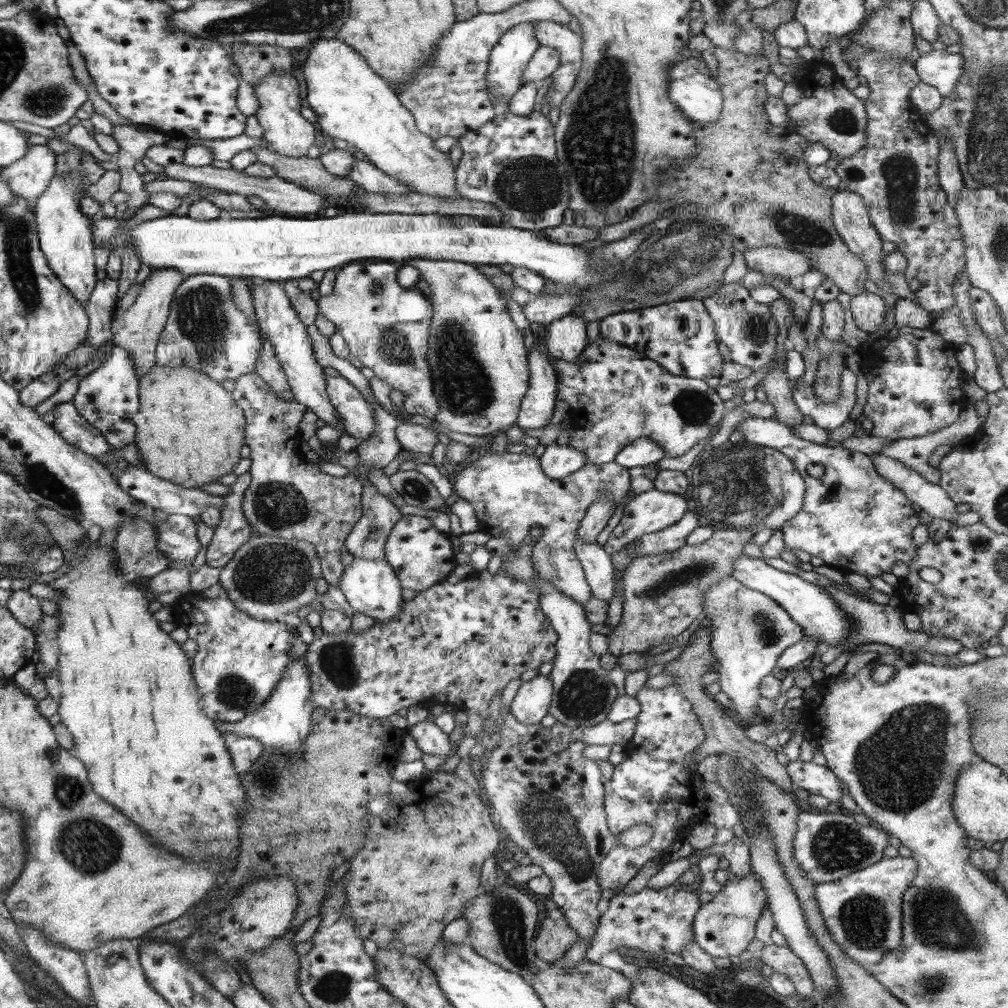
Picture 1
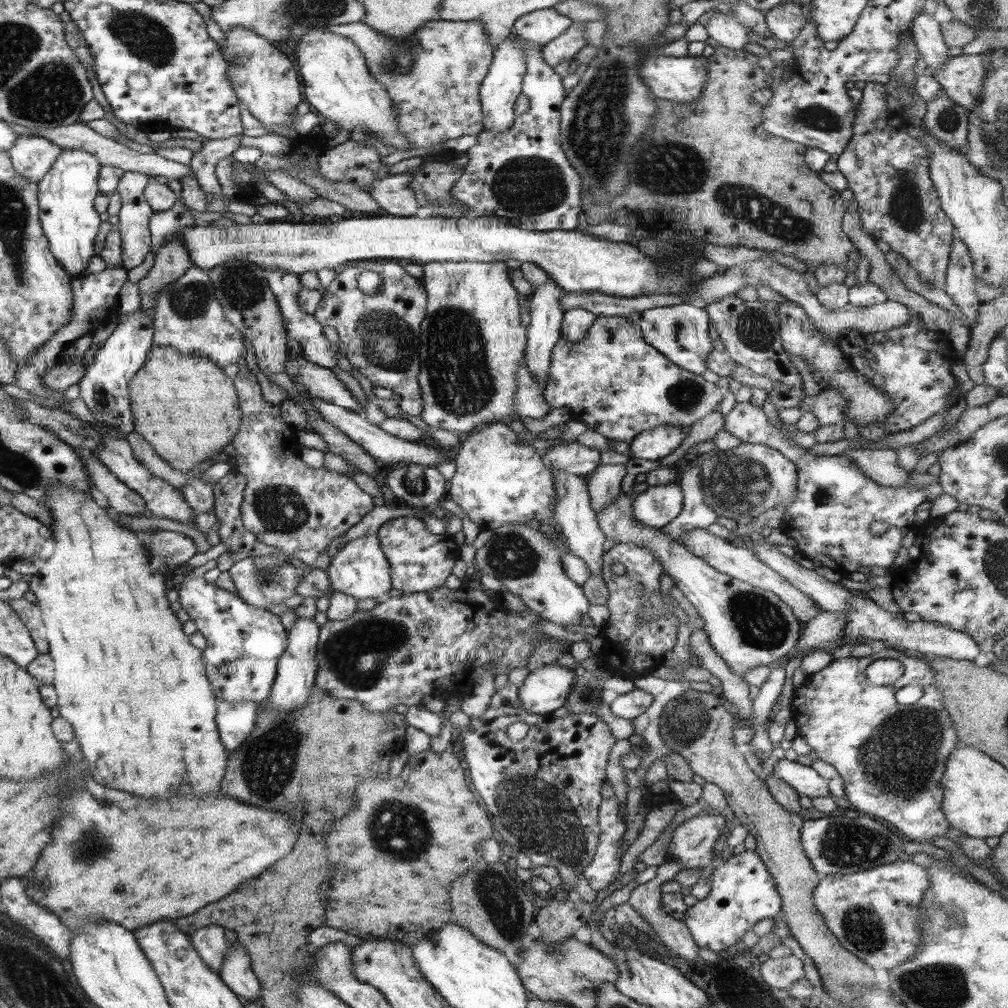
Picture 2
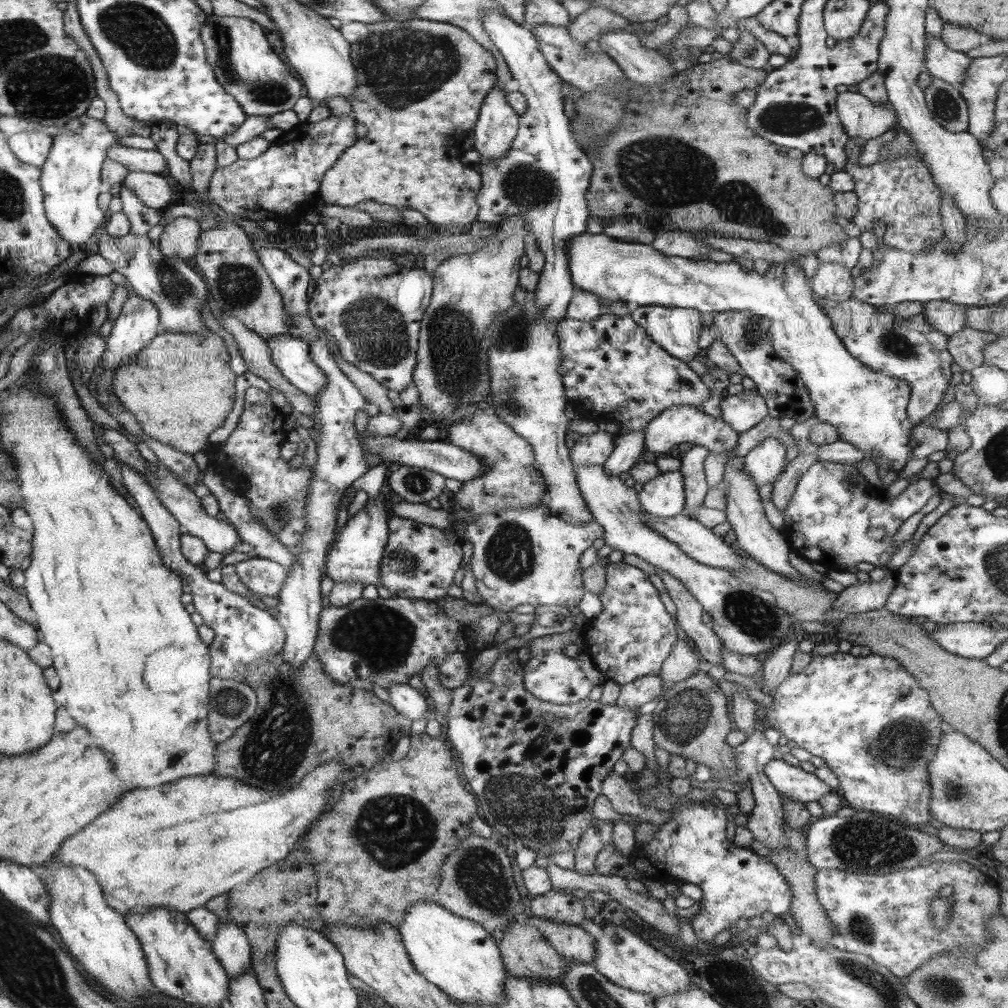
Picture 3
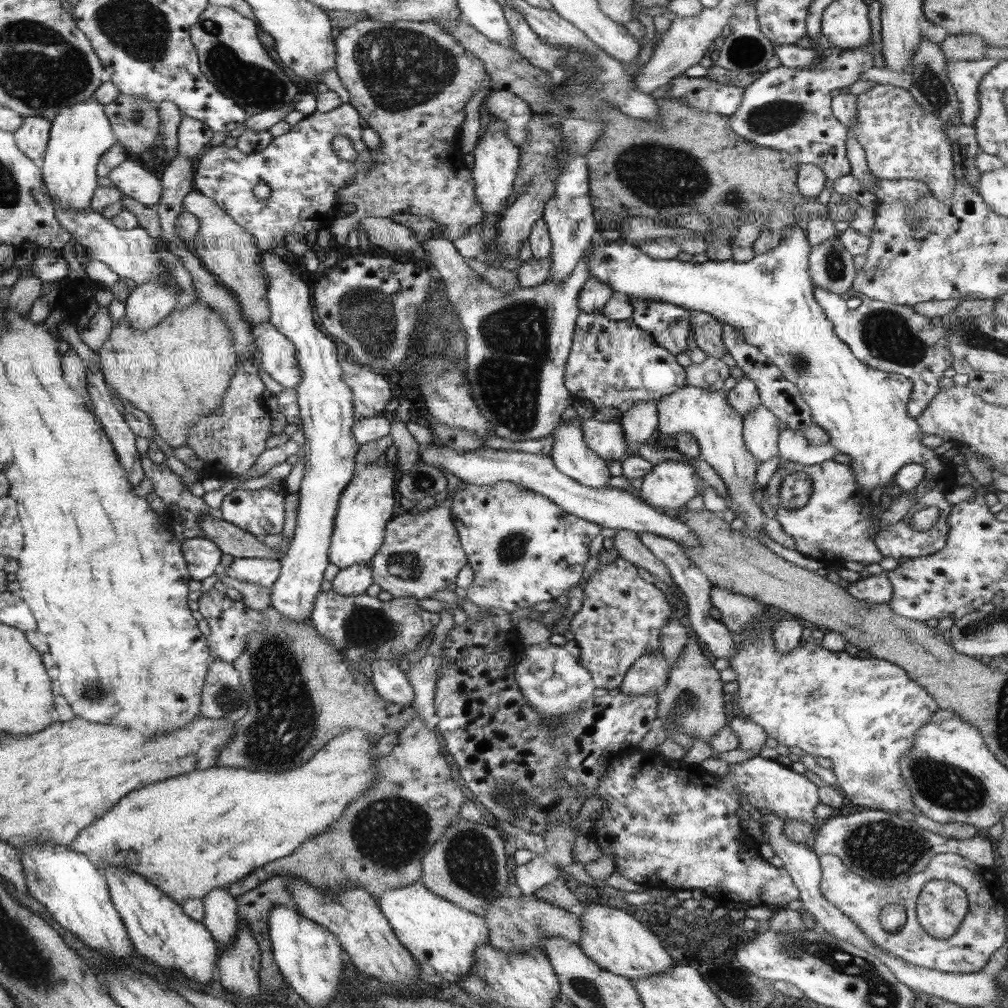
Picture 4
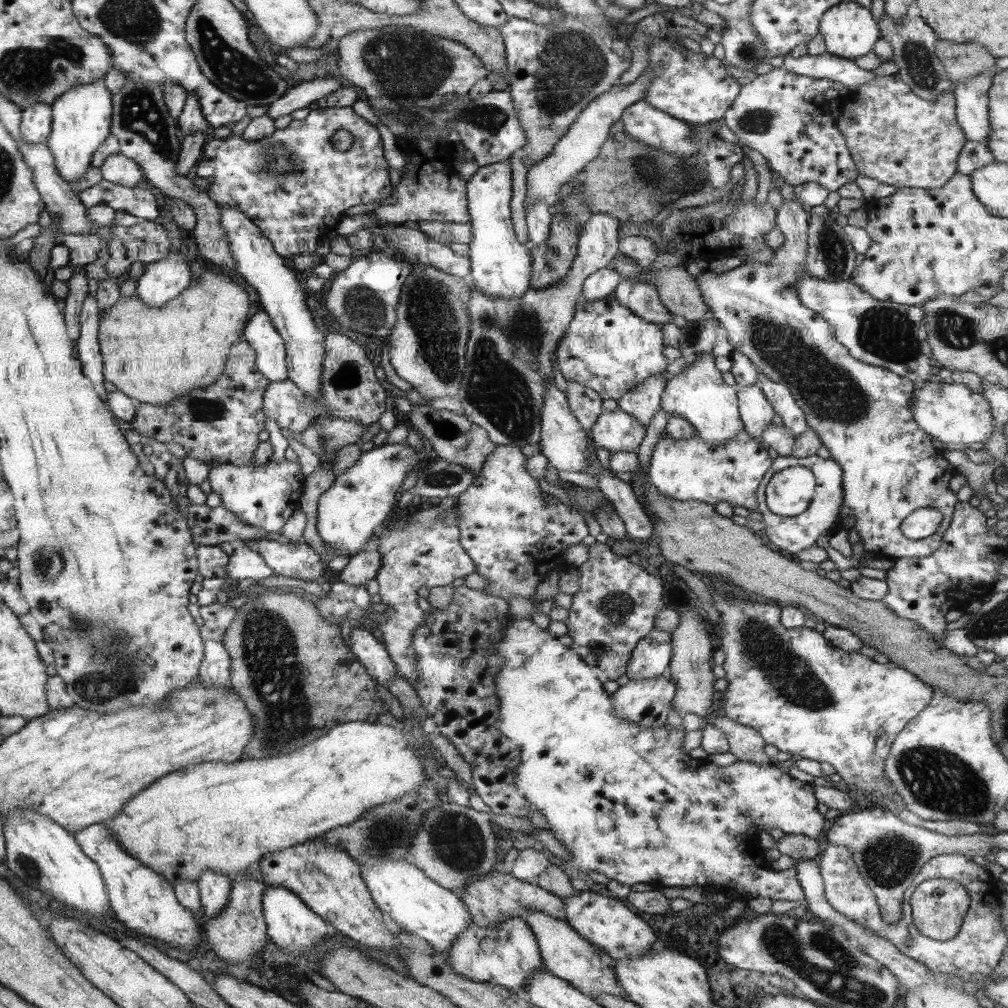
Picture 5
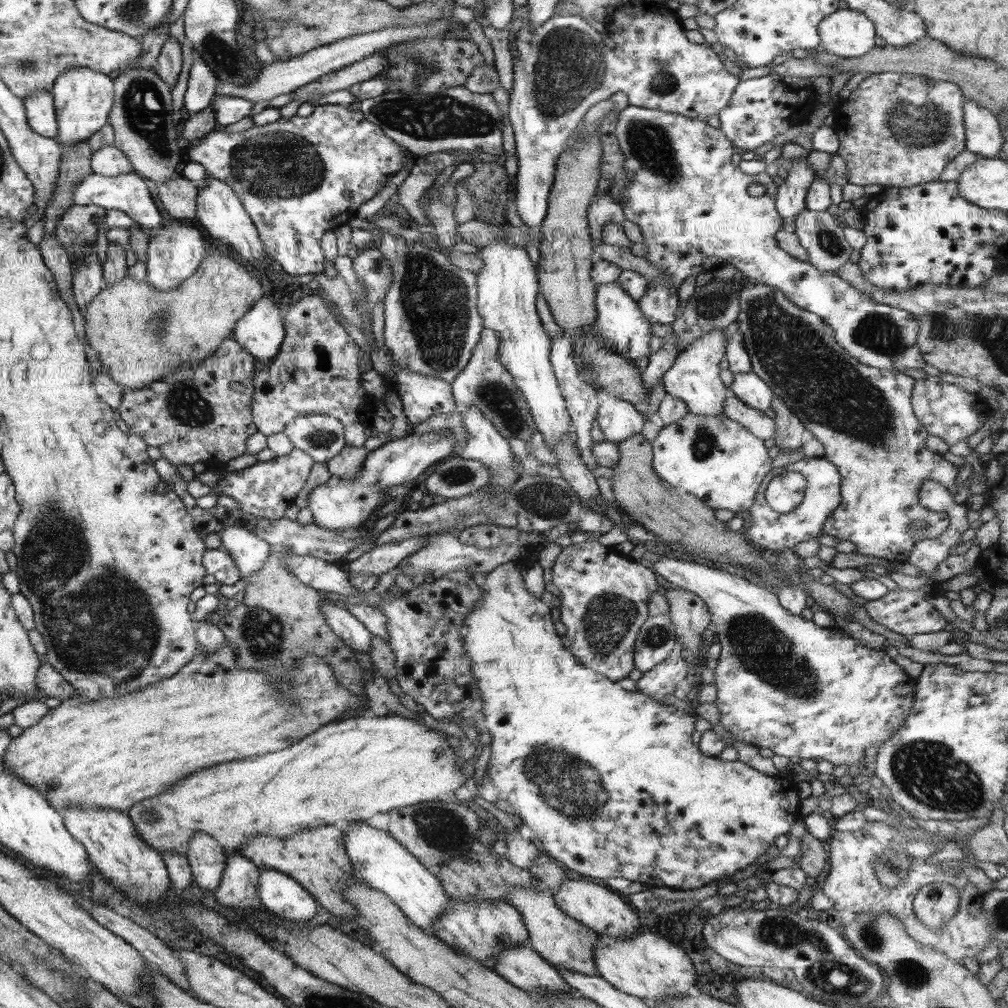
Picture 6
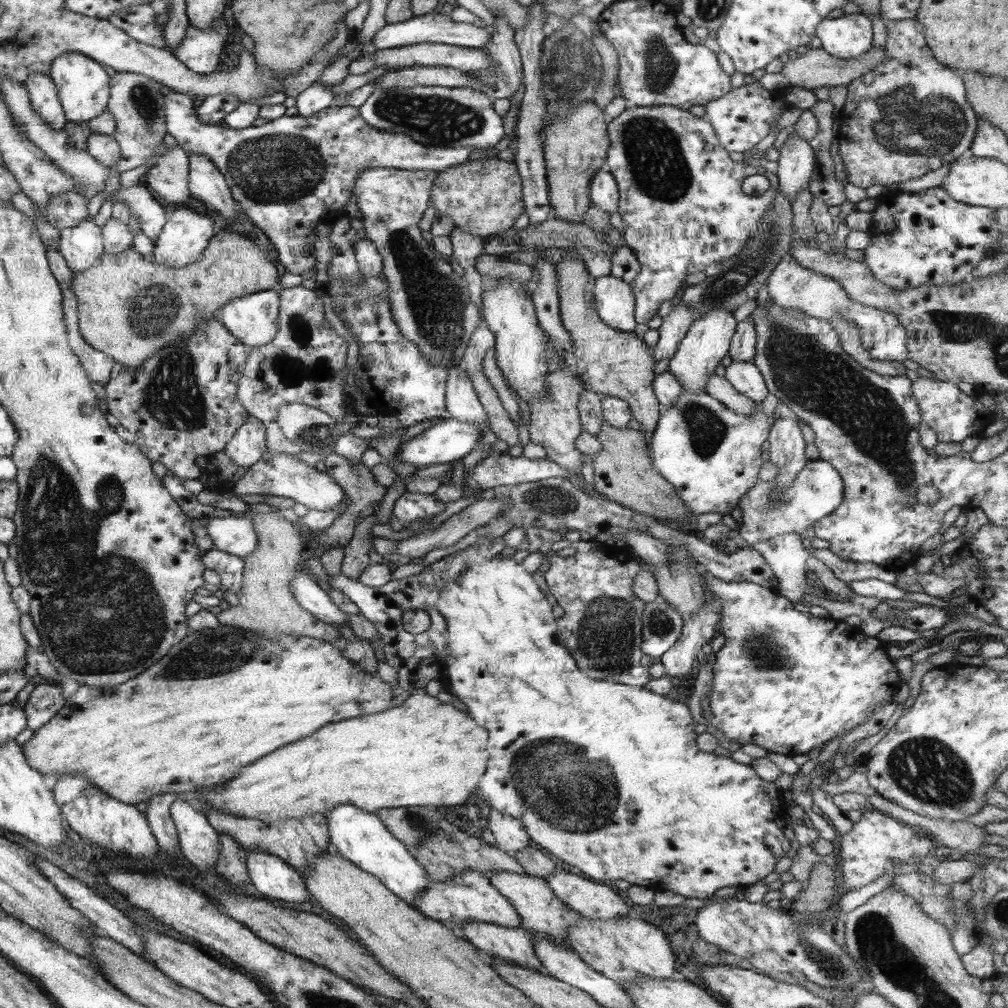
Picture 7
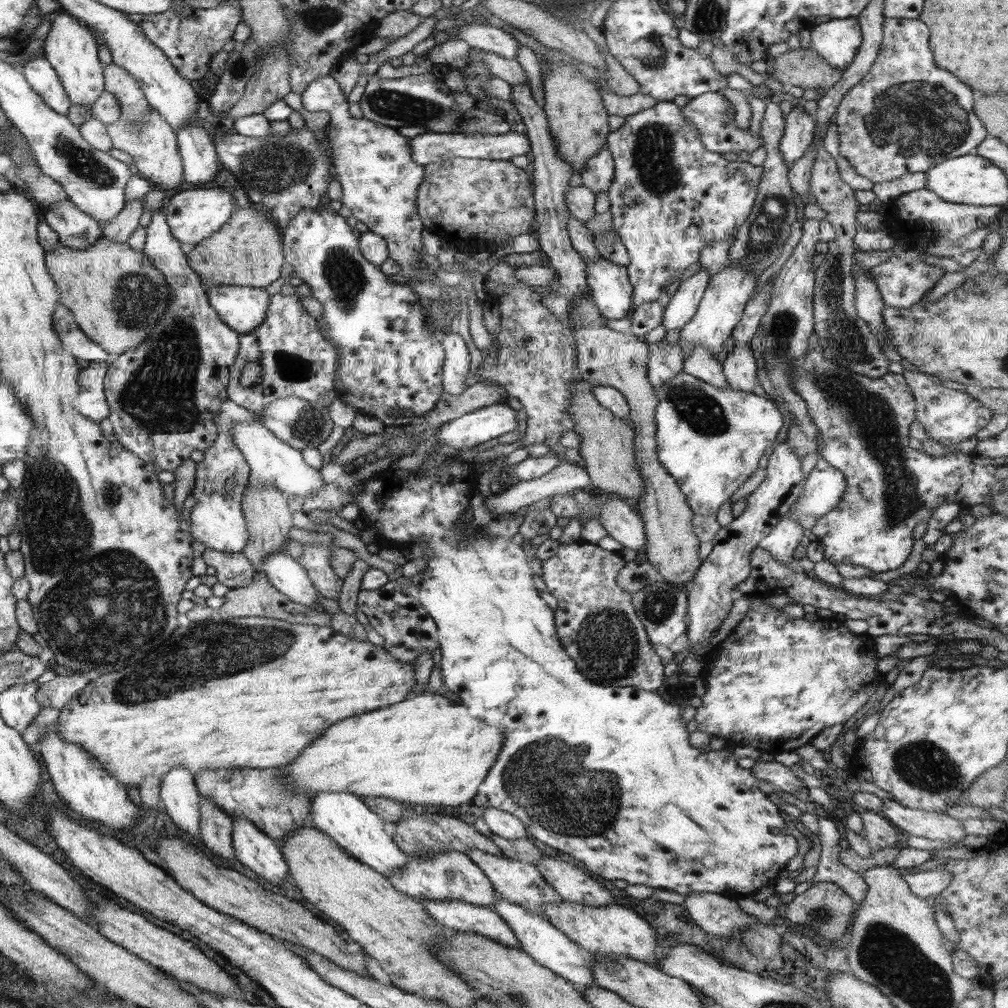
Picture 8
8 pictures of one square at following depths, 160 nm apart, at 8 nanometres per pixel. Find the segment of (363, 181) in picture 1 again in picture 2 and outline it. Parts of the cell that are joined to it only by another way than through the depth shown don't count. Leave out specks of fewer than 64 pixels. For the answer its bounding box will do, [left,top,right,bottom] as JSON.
[369,173,419,217]

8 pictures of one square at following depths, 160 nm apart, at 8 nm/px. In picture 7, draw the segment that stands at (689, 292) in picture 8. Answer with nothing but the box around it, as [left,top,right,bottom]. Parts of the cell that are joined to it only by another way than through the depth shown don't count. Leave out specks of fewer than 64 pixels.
[653,298,694,362]

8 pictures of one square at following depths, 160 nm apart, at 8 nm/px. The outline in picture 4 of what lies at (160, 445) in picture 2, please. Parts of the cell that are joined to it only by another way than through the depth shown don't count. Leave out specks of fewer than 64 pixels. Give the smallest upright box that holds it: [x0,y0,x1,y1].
[97,300,236,449]

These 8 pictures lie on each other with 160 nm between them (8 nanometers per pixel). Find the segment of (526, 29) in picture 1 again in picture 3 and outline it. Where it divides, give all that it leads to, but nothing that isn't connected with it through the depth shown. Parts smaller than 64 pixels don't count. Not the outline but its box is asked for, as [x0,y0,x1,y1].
[472,84,520,159]

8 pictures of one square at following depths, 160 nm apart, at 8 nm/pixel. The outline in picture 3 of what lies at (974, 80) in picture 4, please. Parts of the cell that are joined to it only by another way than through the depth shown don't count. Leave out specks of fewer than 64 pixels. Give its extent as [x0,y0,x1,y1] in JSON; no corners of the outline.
[924,38,972,86]

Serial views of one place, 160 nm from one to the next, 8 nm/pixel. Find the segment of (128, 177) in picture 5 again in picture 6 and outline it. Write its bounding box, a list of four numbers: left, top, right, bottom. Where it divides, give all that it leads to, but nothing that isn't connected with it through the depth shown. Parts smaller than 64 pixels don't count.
[91,145,133,177]

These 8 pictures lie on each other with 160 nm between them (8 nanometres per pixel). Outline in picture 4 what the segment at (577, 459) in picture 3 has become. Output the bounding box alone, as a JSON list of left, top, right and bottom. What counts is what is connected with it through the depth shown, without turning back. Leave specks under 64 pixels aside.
[581,419,629,460]

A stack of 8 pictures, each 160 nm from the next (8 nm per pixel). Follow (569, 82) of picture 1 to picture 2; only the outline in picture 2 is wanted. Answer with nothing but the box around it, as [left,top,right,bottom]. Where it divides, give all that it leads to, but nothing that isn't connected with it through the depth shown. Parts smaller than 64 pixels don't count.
[513,8,572,46]

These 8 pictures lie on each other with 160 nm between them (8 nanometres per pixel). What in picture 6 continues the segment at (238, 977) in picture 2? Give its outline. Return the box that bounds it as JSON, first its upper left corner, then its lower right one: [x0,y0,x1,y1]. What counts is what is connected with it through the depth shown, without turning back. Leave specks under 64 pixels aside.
[185,832,227,892]

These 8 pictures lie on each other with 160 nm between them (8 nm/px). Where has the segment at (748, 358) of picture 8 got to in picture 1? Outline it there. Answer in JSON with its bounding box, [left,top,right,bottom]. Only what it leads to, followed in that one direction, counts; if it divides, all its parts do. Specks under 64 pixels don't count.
[685,440,805,531]

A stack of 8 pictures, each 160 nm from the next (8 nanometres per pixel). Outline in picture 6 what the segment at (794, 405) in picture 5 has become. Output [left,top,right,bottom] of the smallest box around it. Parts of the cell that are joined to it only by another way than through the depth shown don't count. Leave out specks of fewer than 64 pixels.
[771,395,806,451]

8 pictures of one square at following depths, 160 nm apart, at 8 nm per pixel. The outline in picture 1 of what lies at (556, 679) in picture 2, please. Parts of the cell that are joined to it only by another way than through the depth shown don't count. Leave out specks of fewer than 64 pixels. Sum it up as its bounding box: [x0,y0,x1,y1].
[509,675,553,724]

